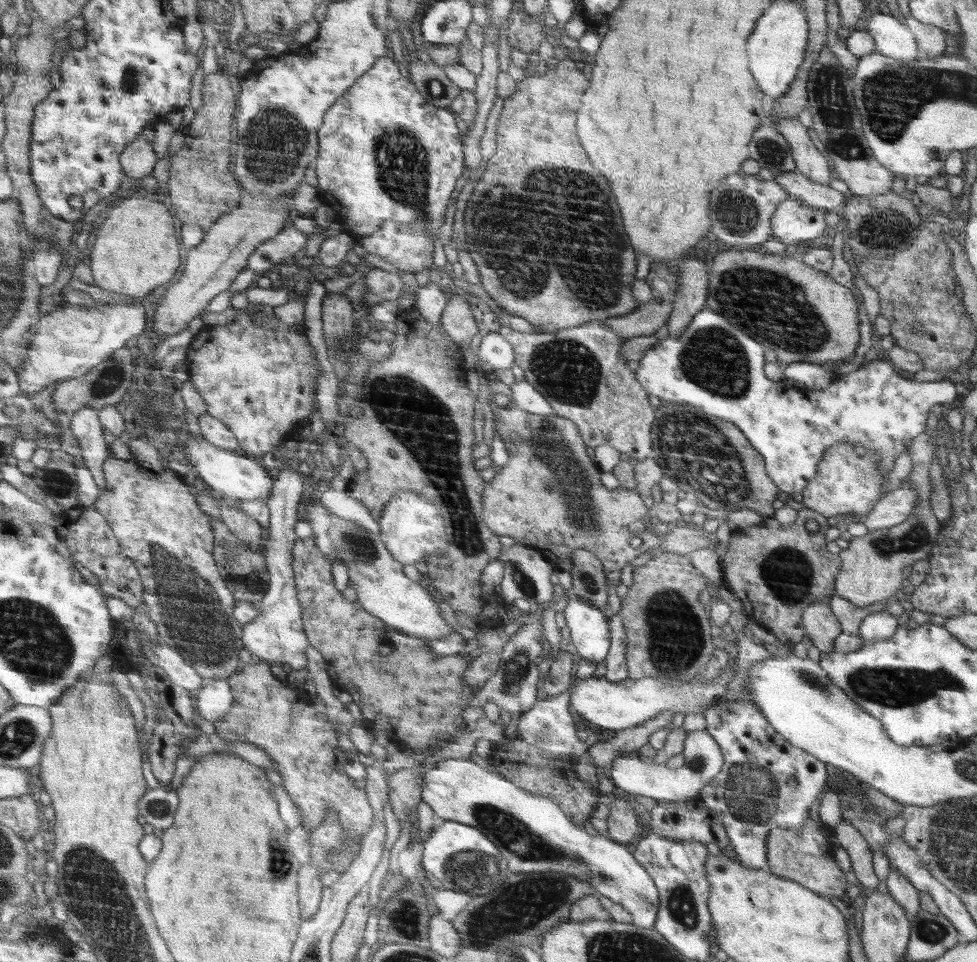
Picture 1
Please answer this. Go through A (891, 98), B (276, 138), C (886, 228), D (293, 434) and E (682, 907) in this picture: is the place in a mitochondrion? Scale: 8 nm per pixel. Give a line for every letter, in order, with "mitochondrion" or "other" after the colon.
A: mitochondrion
B: mitochondrion
C: mitochondrion
D: other
E: mitochondrion

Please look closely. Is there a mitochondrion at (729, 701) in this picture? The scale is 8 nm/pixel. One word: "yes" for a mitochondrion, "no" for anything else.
no

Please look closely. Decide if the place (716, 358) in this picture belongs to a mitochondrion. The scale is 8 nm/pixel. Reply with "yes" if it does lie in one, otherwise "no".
yes

